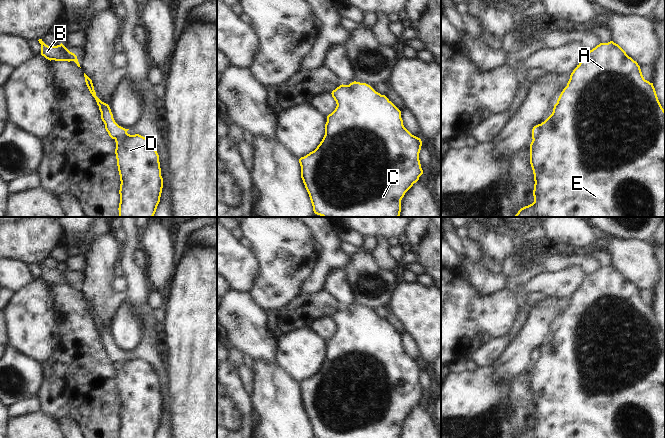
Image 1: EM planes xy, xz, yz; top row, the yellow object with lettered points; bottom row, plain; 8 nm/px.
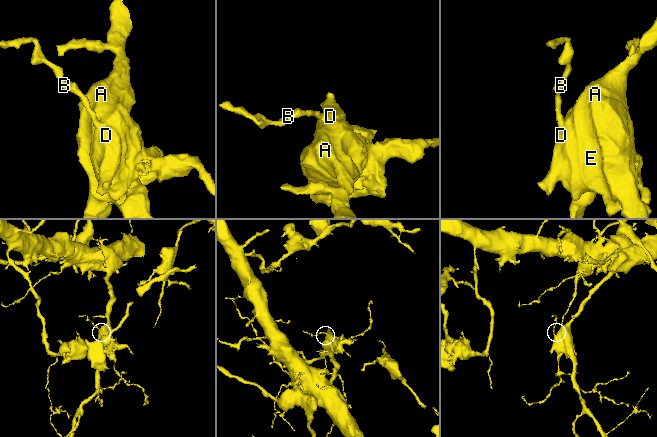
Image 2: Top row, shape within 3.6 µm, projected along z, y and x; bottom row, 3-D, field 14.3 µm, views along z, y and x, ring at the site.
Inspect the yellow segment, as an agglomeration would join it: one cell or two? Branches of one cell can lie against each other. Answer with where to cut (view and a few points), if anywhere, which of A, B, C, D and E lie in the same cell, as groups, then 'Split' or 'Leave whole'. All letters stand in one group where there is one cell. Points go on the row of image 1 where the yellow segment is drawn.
Split along yz (541, 124), (539, 134), (533, 139). Groups: A C D E / B. Split

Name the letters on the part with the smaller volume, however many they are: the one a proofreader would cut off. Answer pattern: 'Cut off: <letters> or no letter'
Cut off: B

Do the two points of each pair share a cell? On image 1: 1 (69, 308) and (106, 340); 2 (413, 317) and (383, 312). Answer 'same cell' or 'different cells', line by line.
1: different cells
2: different cells

